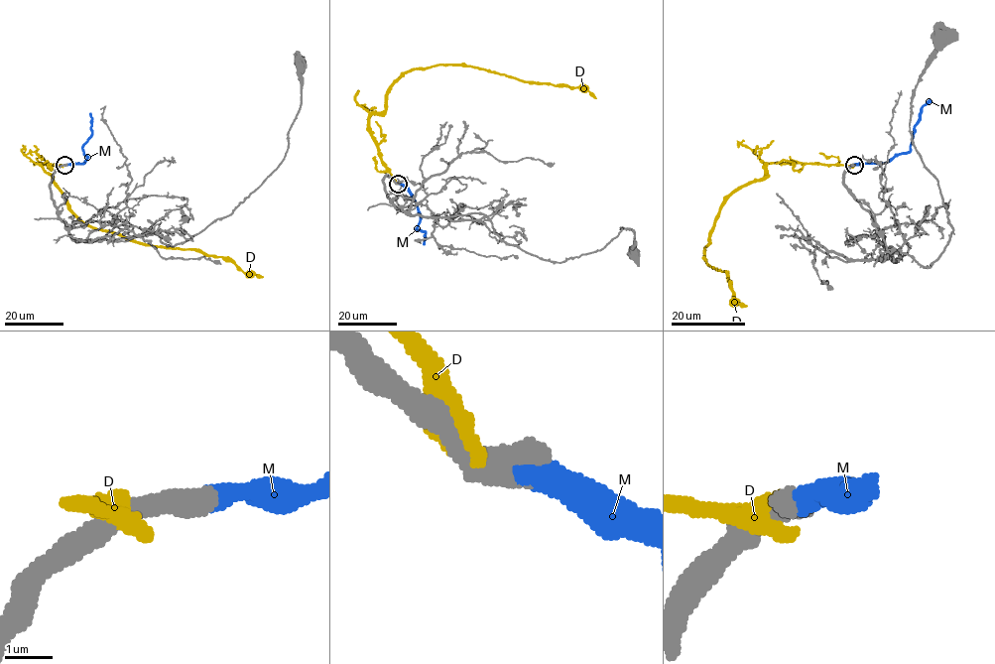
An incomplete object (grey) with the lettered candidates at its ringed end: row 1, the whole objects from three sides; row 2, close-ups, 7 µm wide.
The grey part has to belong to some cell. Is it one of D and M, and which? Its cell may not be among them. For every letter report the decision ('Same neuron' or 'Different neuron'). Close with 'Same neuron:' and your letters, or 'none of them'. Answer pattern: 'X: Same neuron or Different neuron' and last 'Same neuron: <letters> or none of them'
D: Different neuron
M: Same neuron
Same neuron: M

